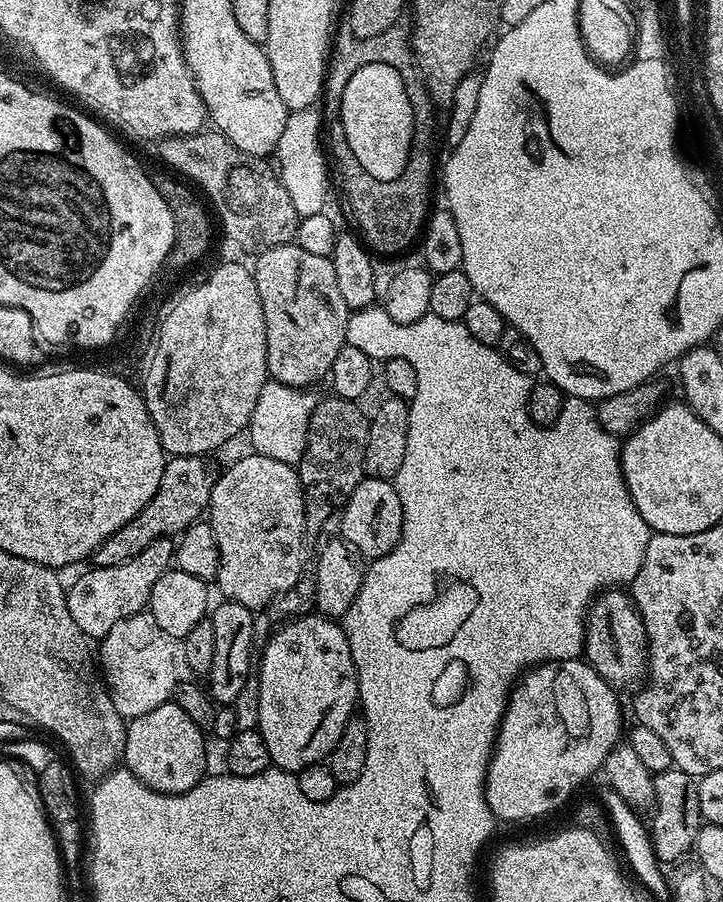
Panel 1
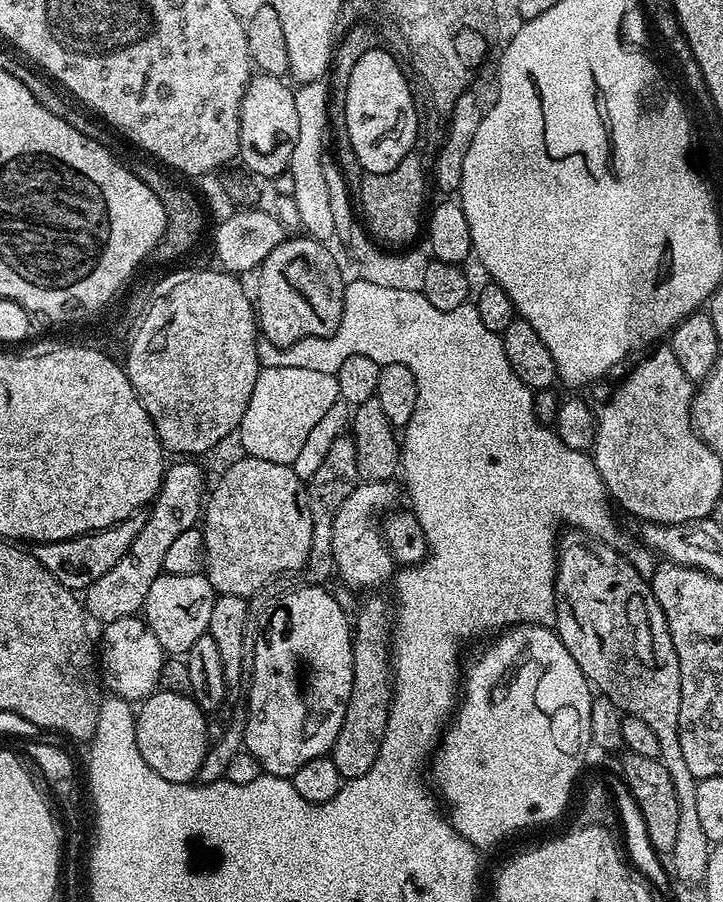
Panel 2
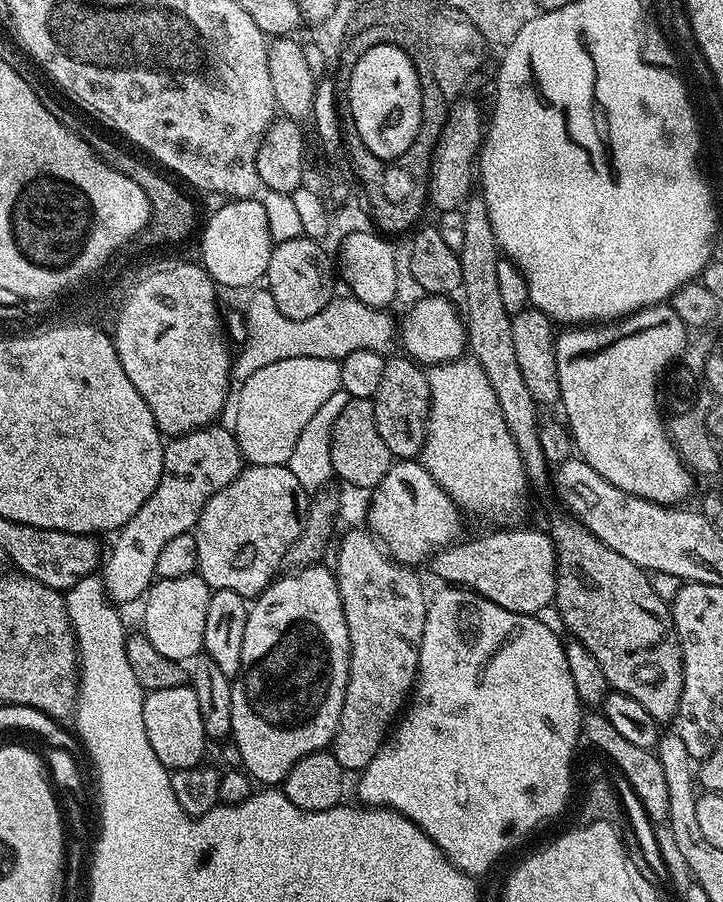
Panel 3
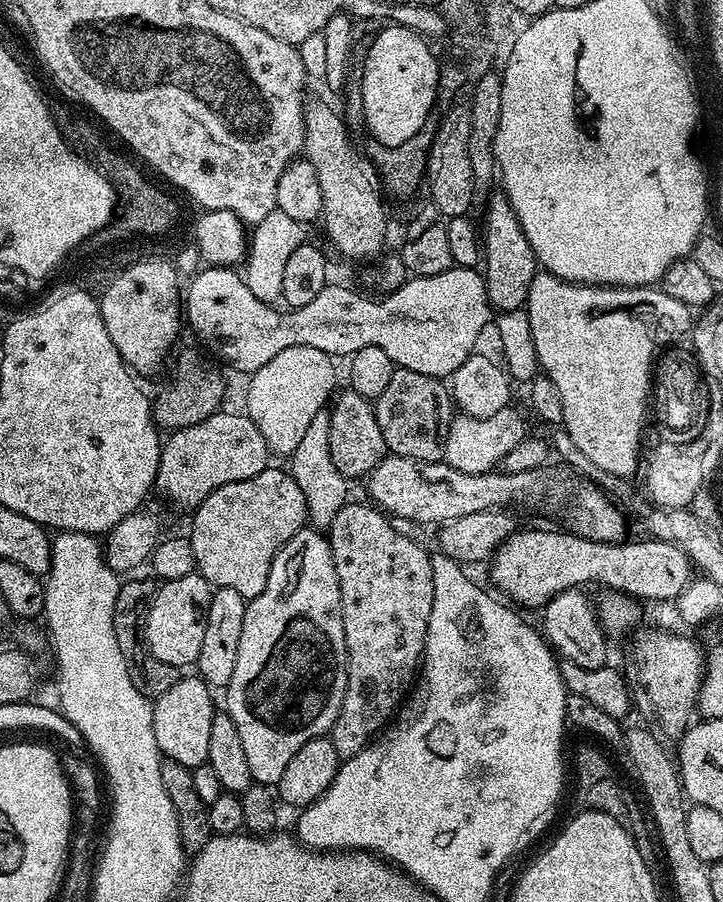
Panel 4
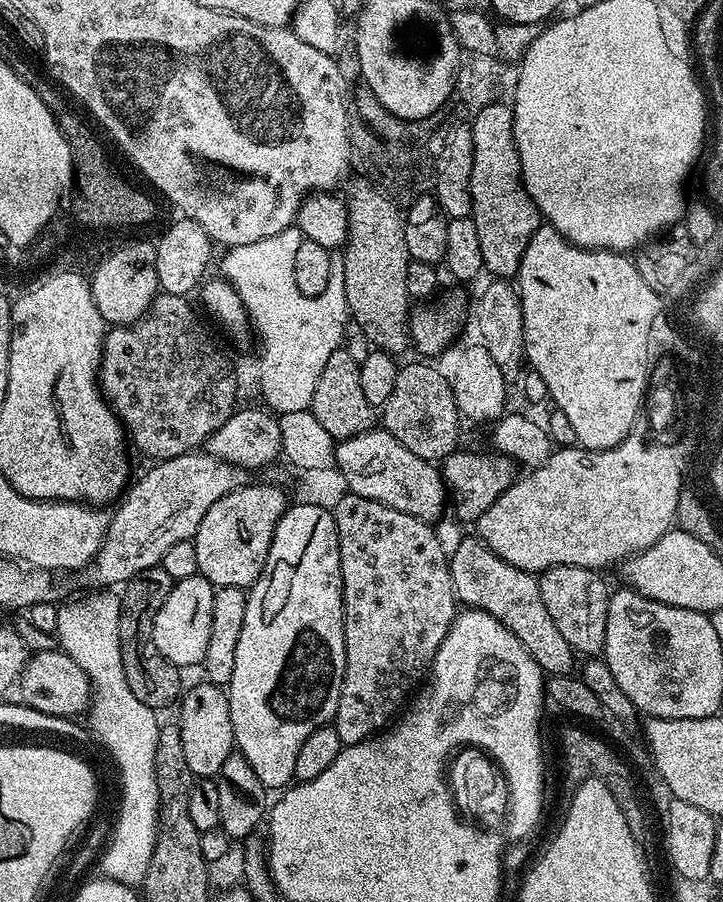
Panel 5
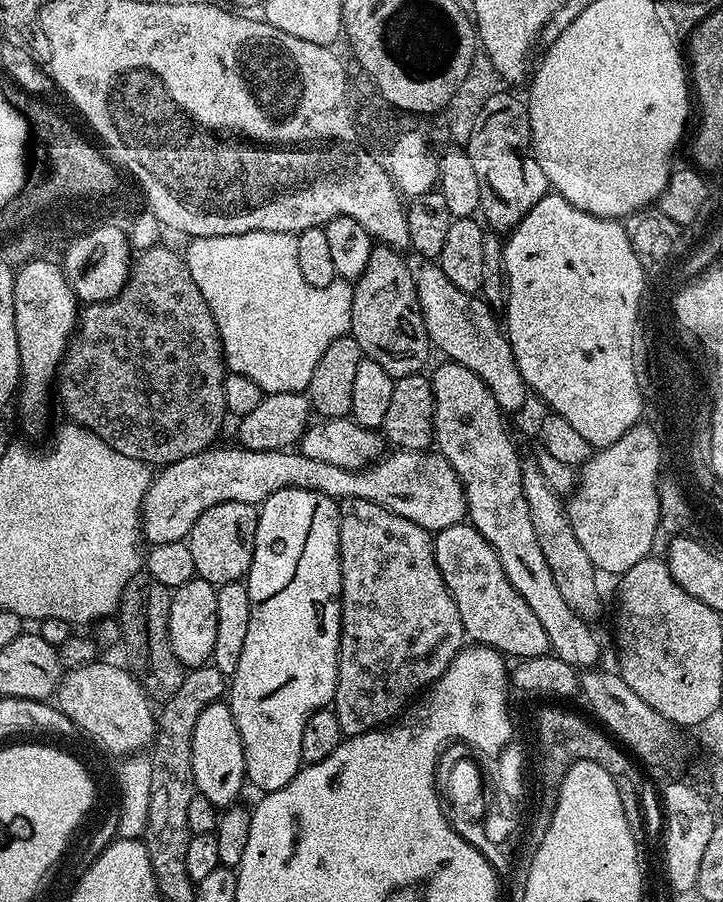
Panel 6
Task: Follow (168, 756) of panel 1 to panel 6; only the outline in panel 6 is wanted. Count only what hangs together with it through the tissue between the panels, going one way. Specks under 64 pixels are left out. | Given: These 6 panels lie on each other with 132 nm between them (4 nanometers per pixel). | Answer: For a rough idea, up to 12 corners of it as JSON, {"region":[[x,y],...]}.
{"region":[[227,703],[194,722],[192,773],[218,810],[246,788],[242,738]]}

